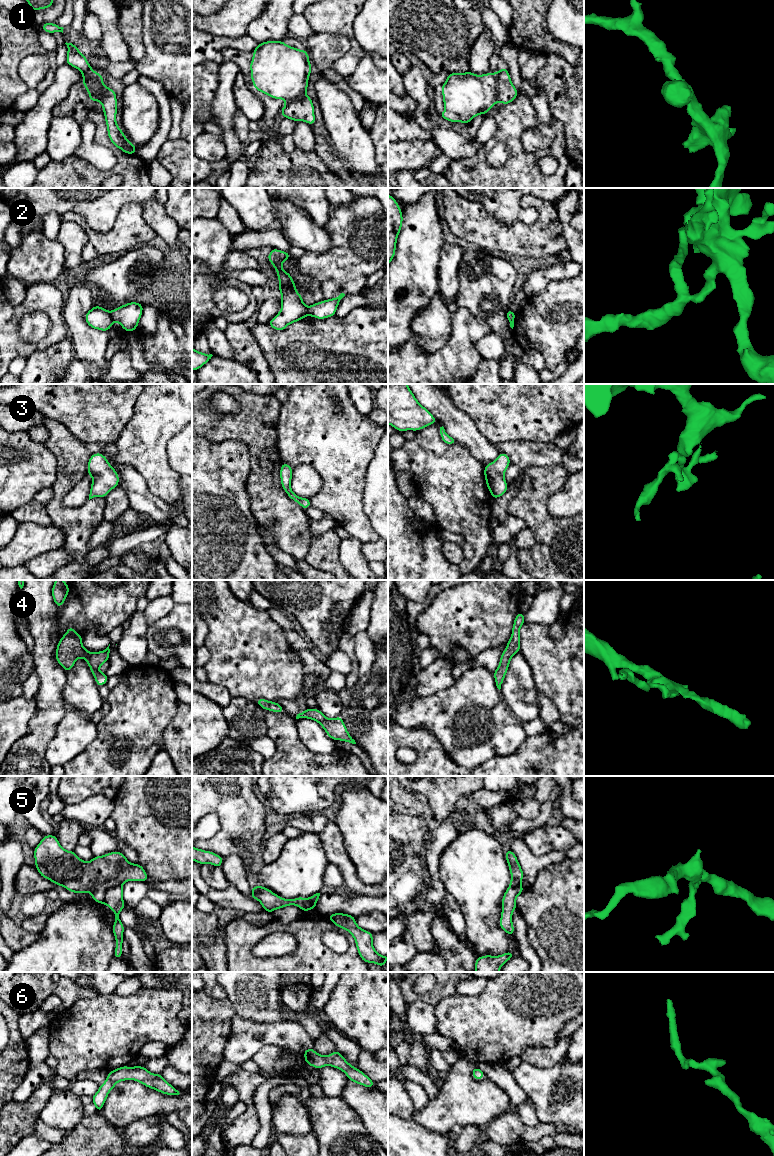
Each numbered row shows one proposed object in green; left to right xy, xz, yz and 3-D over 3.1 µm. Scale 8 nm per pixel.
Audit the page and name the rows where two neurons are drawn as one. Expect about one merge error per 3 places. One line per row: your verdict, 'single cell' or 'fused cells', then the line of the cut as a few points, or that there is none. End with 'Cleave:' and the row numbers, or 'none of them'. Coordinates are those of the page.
1: fused cells | yz (495, 73), (497, 81), (496, 98), (498, 100)
2: fused cells | xz (307, 307), (308, 314)
3: single cell | no cut
4: single cell | no cut
5: fused cells | xy (120, 884), (114, 885), (106, 891), (103, 903)
6: single cell | no cut
Cleave: 1, 2, 5

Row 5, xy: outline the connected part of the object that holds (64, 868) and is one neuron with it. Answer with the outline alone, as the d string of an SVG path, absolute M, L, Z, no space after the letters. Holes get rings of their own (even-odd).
M55 835L43 836L34 849L34 859L35 867L43 878L65 887L72 893L90 892L92 899L100 904L105 902L106 891L114 886L122 886L127 881L148 881L144 868L139 863L130 863L119 851L110 852L103 856L94 856L92 860L85 862L74 851L63 849Z

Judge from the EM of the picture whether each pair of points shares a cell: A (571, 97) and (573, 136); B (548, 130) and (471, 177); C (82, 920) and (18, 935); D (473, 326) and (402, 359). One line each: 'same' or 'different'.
A: same
B: same
C: different
D: same

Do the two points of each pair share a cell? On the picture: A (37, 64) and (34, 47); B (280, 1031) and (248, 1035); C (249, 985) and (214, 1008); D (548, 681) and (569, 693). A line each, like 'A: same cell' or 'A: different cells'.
A: different cells
B: same cell
C: different cells
D: same cell

